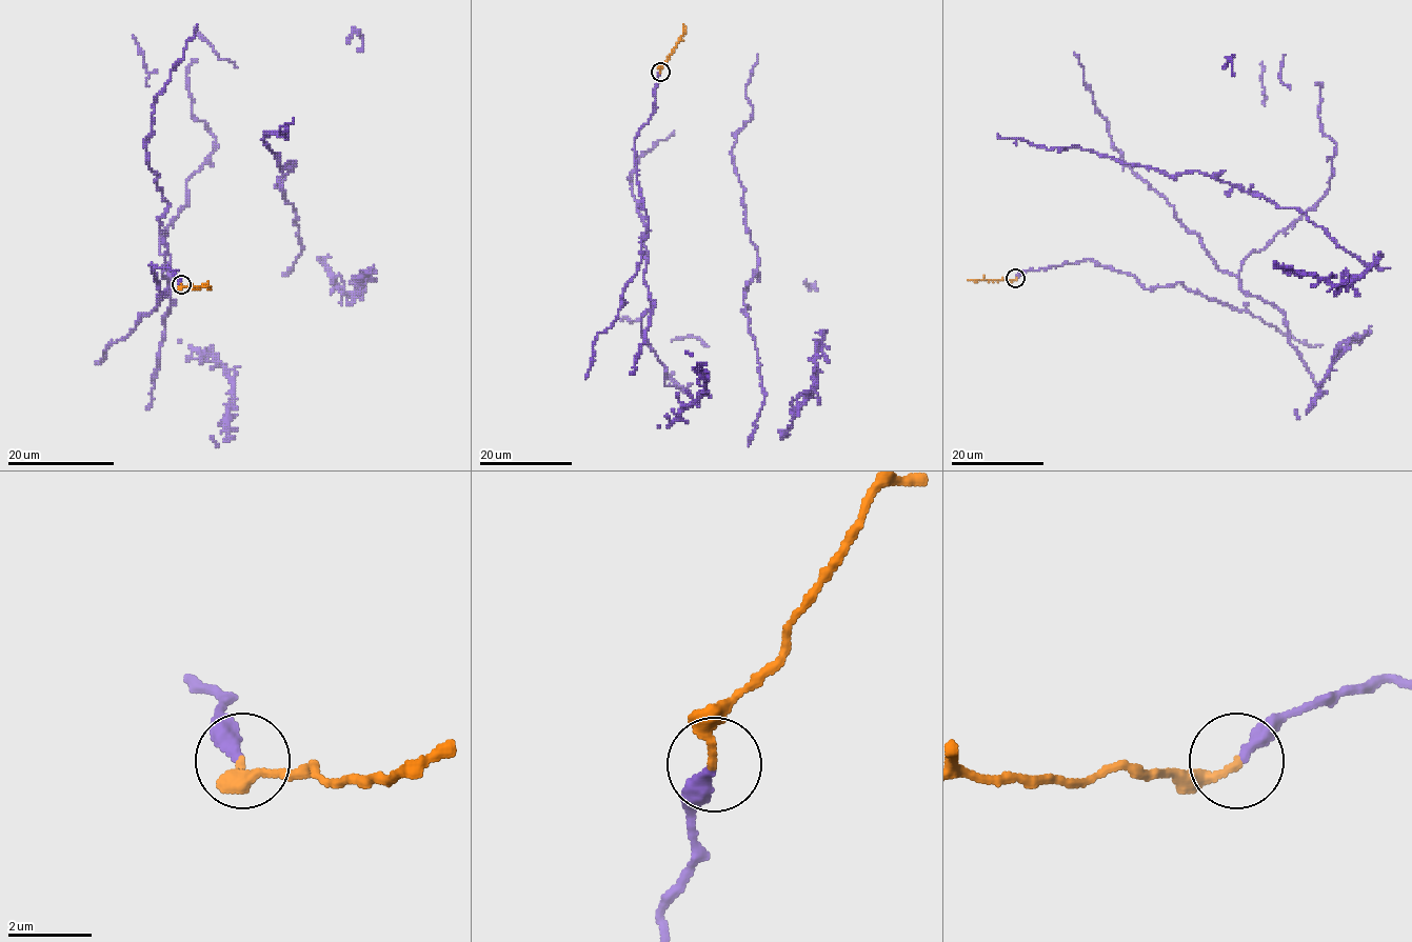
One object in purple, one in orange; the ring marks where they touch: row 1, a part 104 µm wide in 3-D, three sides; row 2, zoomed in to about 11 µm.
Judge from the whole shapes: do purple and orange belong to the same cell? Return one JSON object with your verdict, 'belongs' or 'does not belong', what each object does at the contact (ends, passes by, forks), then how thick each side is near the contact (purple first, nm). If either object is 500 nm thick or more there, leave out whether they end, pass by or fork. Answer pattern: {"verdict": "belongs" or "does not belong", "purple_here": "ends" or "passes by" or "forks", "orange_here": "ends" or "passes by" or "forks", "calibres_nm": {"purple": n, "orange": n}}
{"verdict": "belongs", "purple_here": "ends", "orange_here": "ends", "calibres_nm": {"purple": 360, "orange": 200}}

